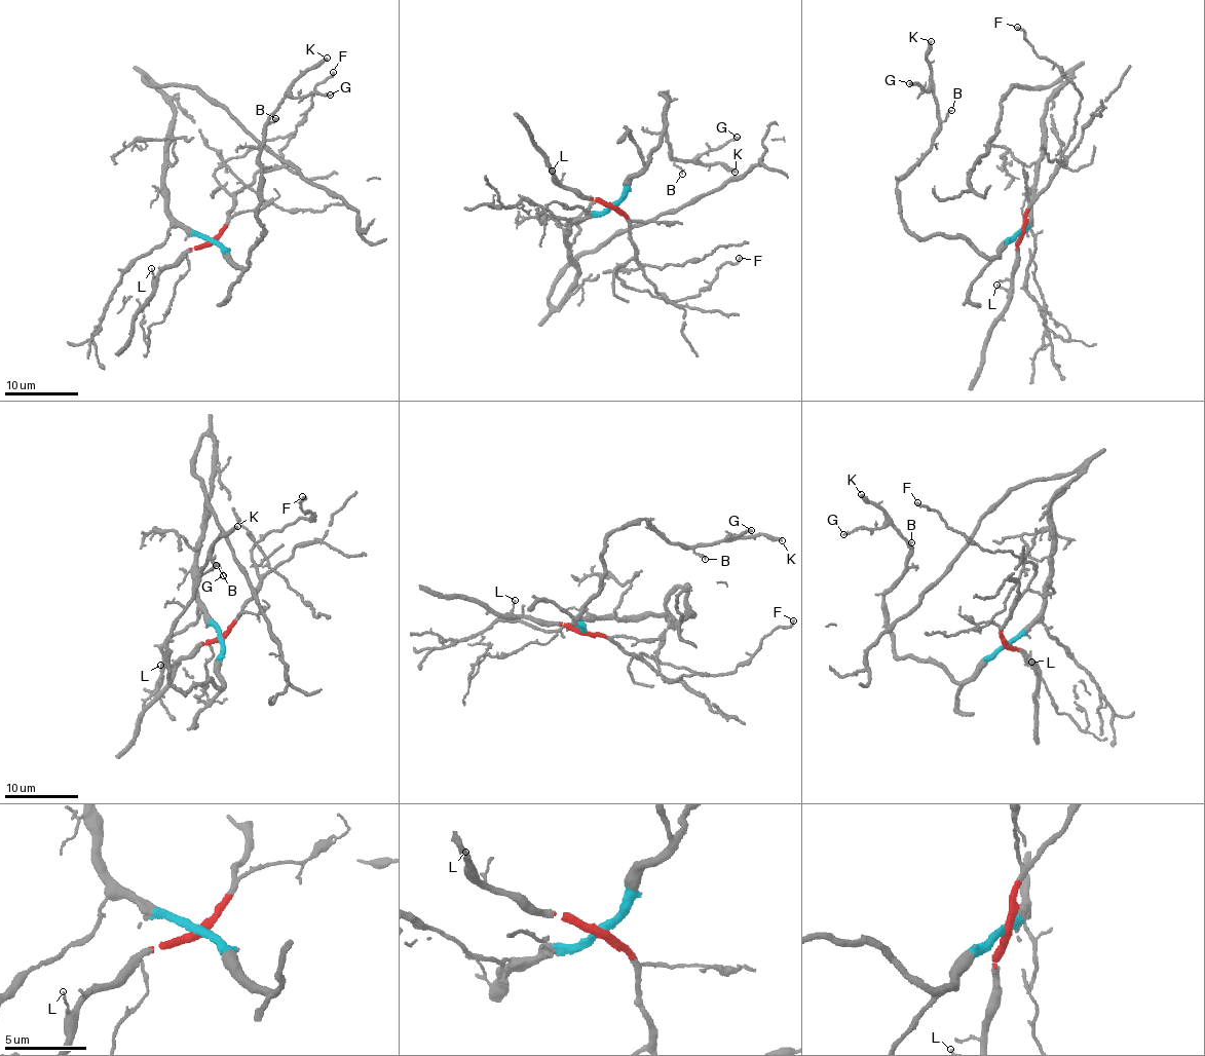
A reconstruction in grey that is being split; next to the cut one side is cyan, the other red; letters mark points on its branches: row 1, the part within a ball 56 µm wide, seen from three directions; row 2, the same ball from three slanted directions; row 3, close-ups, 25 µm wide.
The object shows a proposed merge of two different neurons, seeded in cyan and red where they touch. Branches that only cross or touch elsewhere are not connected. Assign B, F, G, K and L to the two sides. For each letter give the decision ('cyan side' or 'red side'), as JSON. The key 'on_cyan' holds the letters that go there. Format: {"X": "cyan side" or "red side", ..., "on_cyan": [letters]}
{"B": "cyan side", "F": "red side", "G": "cyan side", "K": "cyan side", "L": "red side", "on_cyan": ["B", "G", "K"]}

